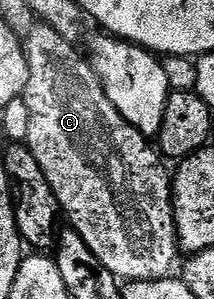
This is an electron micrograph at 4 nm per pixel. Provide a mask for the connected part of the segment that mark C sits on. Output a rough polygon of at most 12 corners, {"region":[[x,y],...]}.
{"region":[[24,38],[27,150],[118,280],[179,256],[171,171],[74,40]]}

